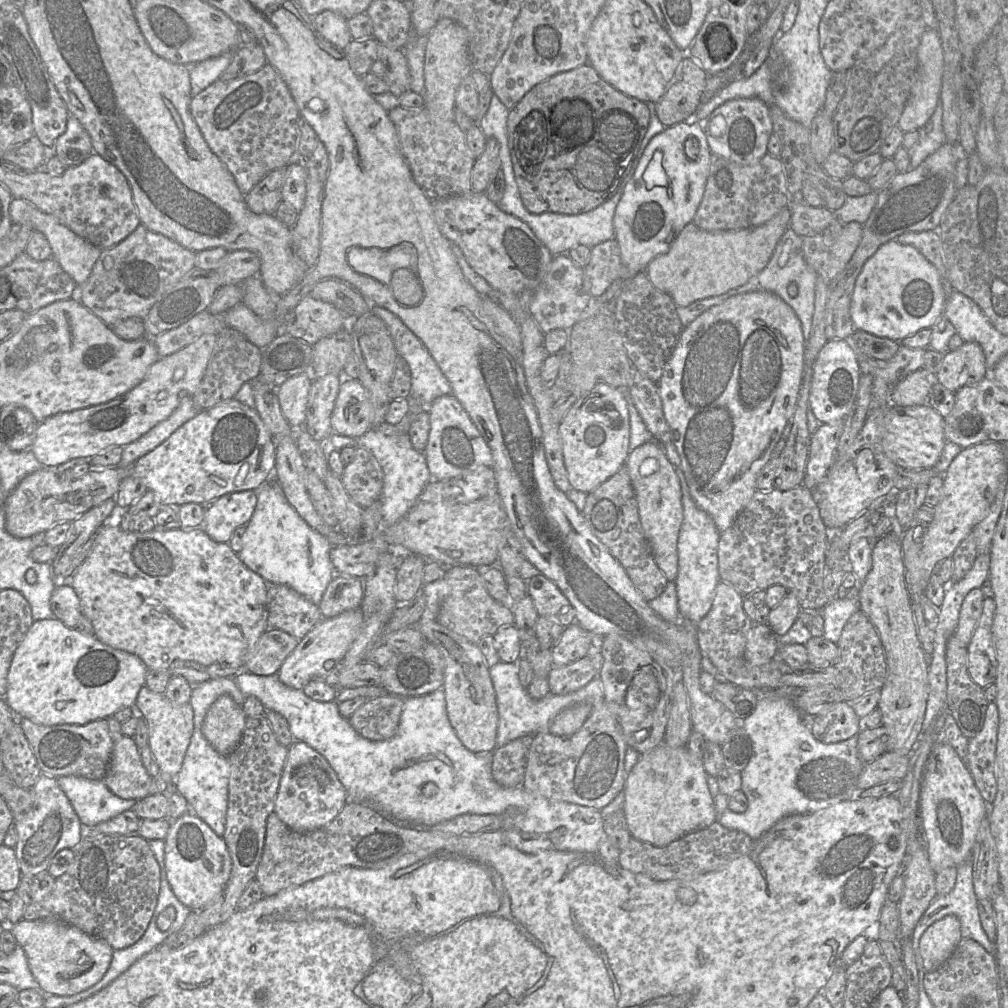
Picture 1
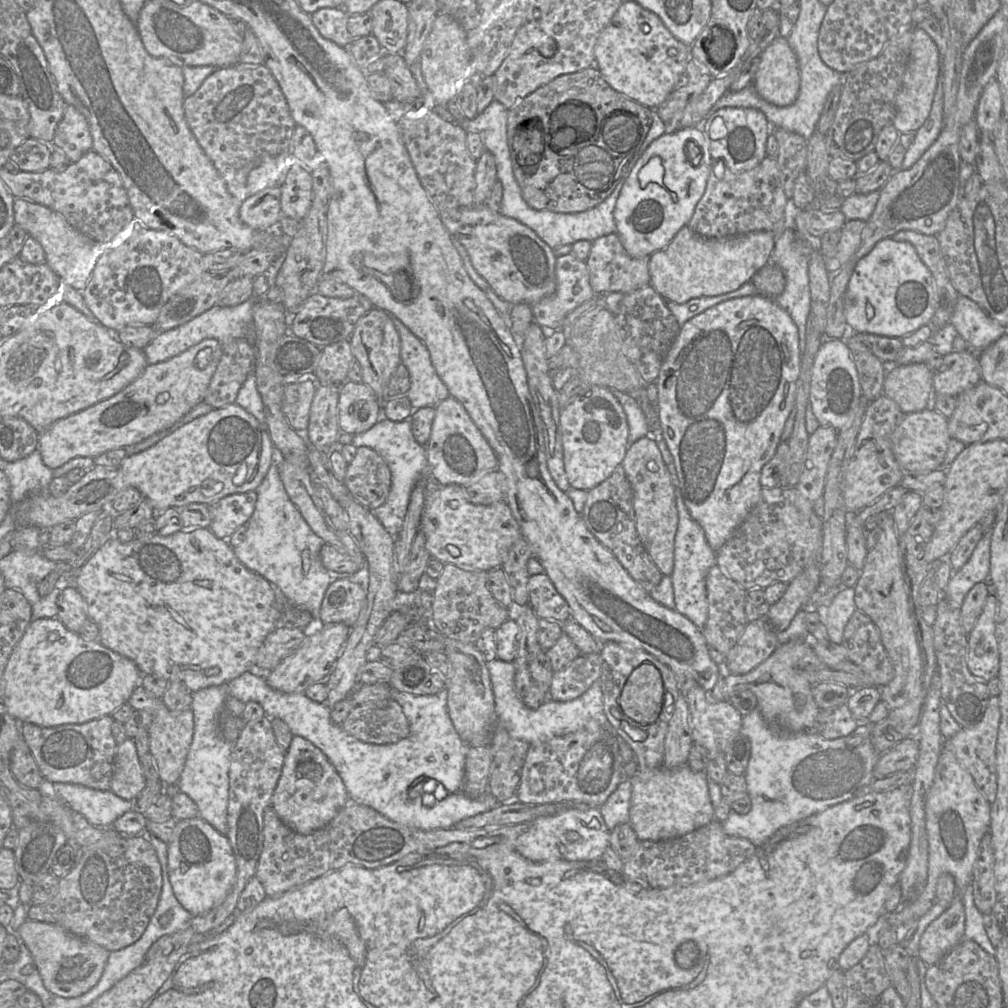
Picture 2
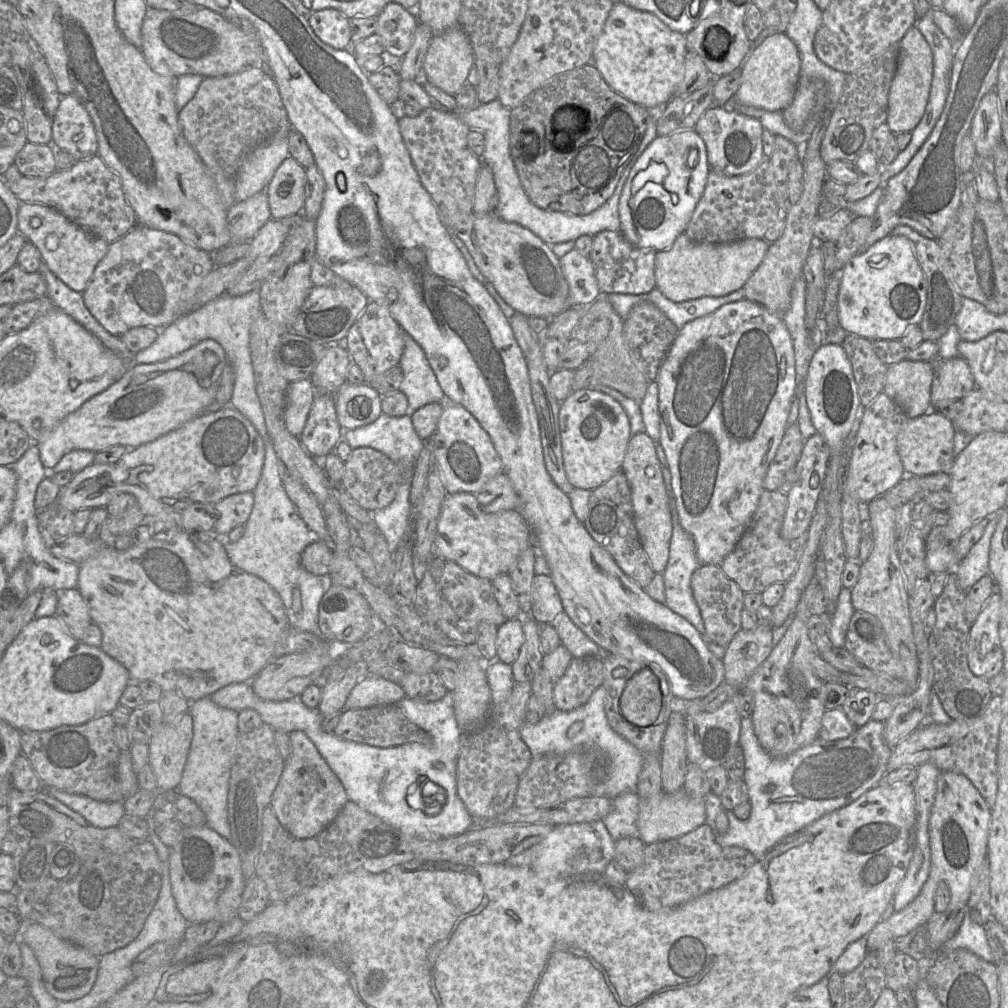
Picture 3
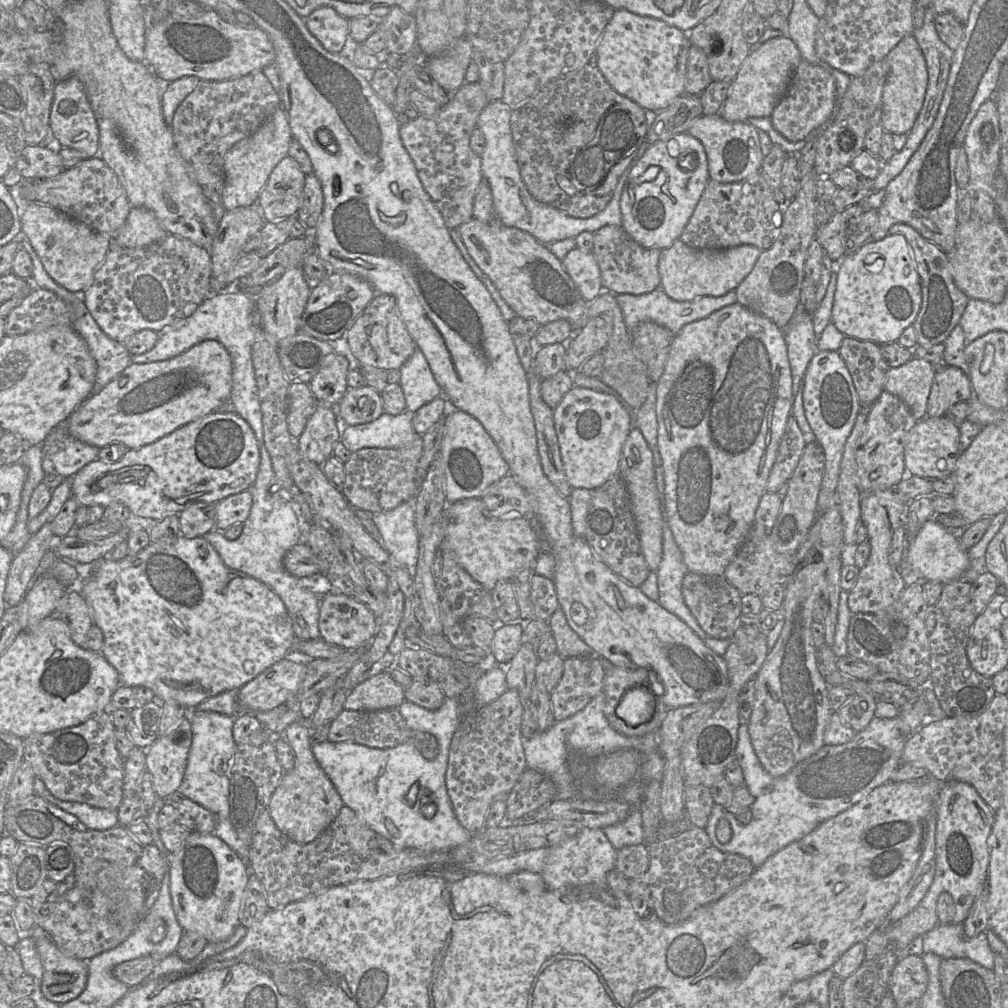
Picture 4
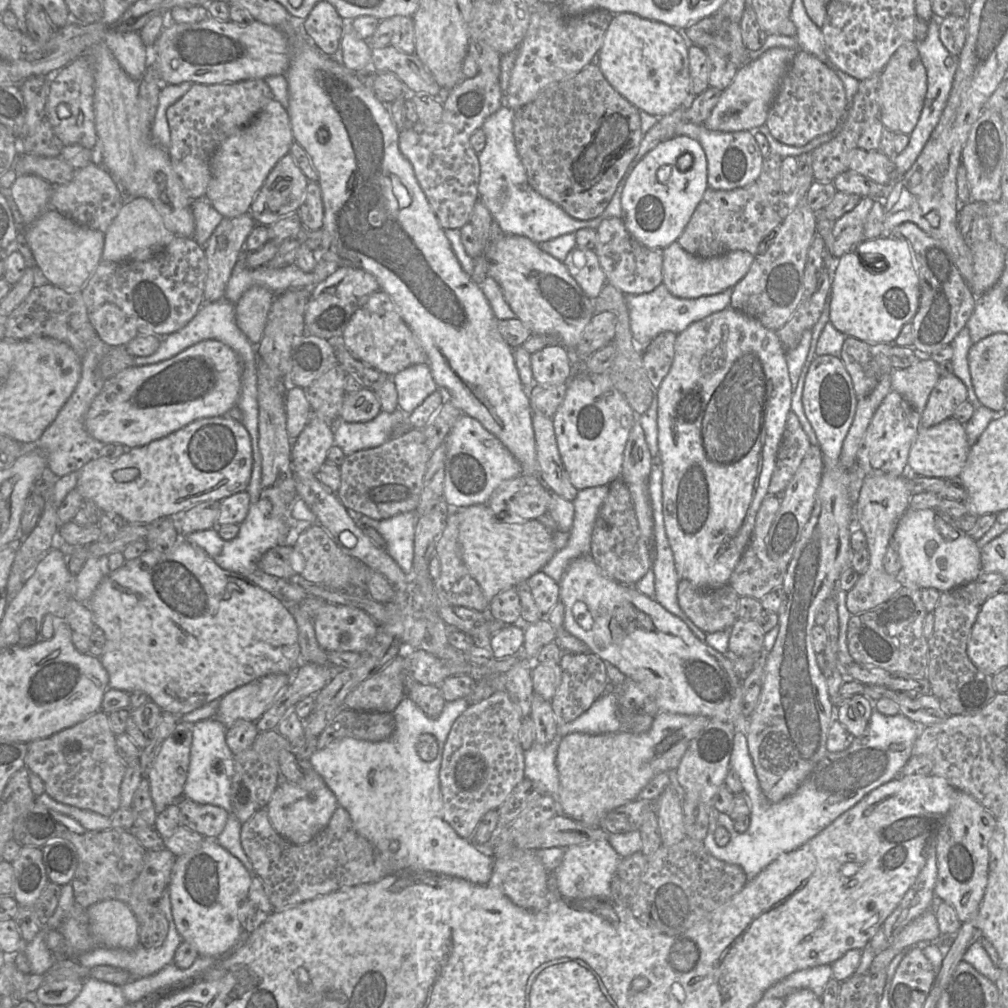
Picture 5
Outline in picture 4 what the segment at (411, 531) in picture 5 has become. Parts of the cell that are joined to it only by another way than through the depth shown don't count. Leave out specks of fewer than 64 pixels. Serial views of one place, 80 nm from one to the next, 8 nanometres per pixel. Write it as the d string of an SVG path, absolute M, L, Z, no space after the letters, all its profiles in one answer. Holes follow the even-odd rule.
M414 500L402 502L388 511L373 513L372 520L383 538L383 546L394 567L404 568L413 578L420 537L416 527Z

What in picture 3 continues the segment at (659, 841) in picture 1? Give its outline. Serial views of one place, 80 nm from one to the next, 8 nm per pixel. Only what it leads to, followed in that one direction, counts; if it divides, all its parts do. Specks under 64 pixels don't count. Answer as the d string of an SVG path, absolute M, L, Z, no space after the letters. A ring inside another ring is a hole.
M684 790L675 794L661 791L649 799L639 799L638 838L646 845L682 836L704 823L706 823L705 800L693 799Z

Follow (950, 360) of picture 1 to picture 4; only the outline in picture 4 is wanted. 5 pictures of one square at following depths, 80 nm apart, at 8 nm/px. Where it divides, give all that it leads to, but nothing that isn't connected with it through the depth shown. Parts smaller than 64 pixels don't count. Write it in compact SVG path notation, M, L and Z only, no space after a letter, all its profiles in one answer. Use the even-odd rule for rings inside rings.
M948 365L934 375L927 402L927 417L945 416L952 405L969 401L972 397L972 385L968 375L956 366Z

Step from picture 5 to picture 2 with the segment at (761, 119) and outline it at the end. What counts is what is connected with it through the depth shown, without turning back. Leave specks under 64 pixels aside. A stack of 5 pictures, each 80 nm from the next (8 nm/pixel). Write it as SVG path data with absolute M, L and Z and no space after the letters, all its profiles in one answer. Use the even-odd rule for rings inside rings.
M778 35L761 52L751 86L762 99L779 107L796 100L800 89L799 64L786 37Z

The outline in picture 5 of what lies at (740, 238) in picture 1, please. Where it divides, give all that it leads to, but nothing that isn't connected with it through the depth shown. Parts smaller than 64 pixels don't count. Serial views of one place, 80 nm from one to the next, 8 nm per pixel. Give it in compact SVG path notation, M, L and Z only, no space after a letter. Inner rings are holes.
M673 242L663 249L662 282L669 292L679 298L698 298L733 288L748 272L755 255L745 250L730 251L725 254L703 258L686 252Z

